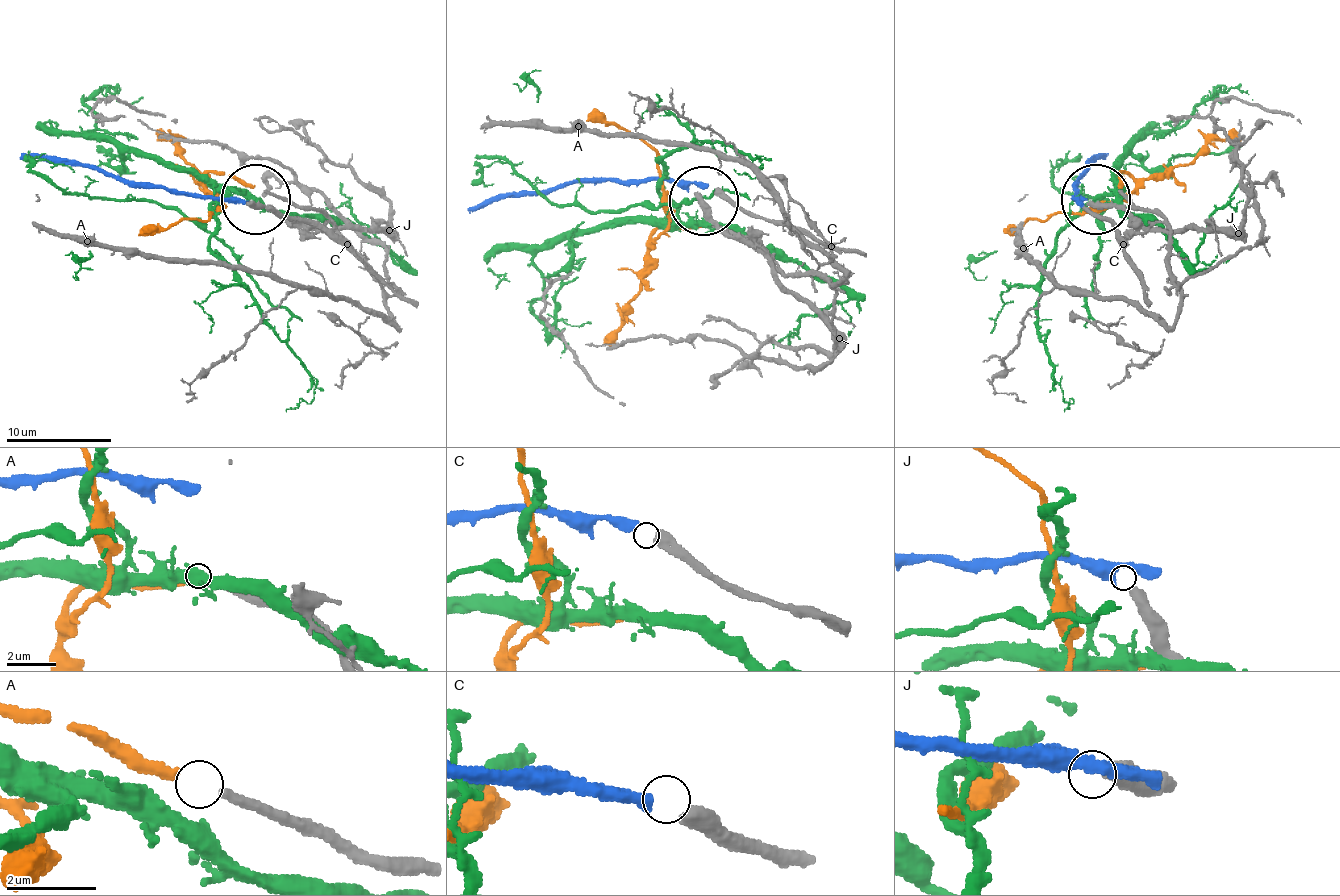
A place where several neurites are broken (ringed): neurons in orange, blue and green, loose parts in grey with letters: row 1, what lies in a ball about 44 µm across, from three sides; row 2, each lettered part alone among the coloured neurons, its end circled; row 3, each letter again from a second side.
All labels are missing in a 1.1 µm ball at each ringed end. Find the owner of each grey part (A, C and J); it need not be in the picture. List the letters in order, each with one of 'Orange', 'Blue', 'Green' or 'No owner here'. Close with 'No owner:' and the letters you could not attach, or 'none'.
A: Orange
C: Blue
J: No owner here
No owner: J

